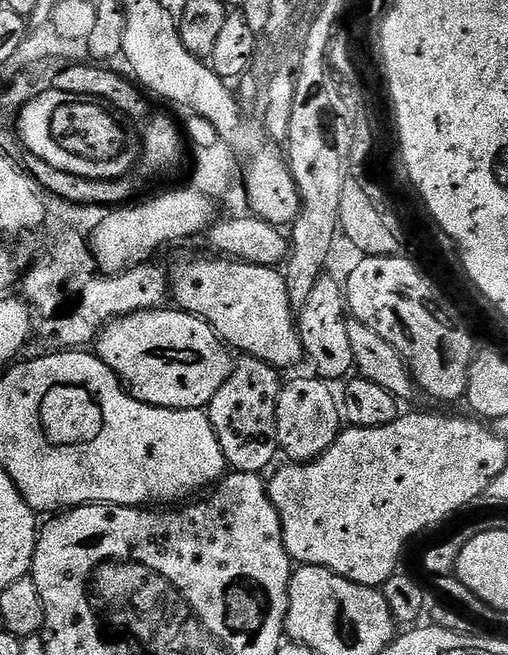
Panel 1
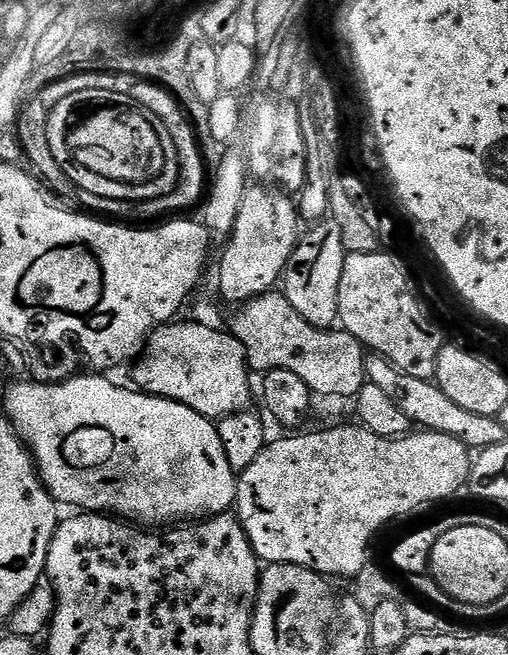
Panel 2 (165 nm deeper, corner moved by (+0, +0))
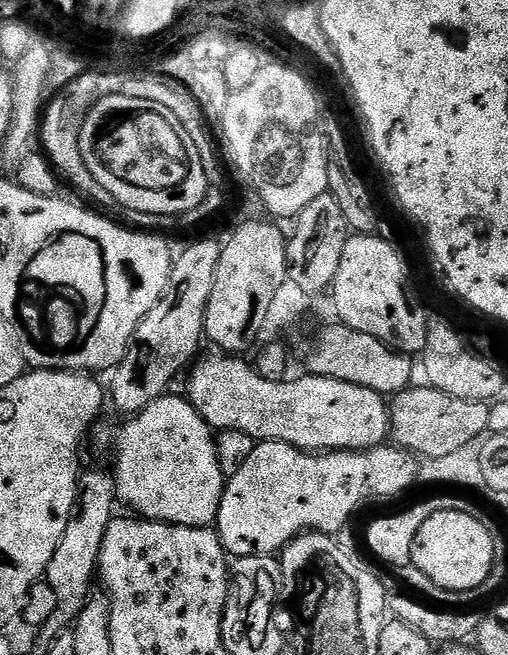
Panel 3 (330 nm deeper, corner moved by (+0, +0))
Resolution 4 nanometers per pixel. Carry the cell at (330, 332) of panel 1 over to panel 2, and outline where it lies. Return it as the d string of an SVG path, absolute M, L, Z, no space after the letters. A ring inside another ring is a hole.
M331 218L313 223L312 228L303 233L288 267L282 277L282 295L316 328L331 329L340 319L338 314L338 286L342 282L342 266L345 250L342 242L342 230Z

